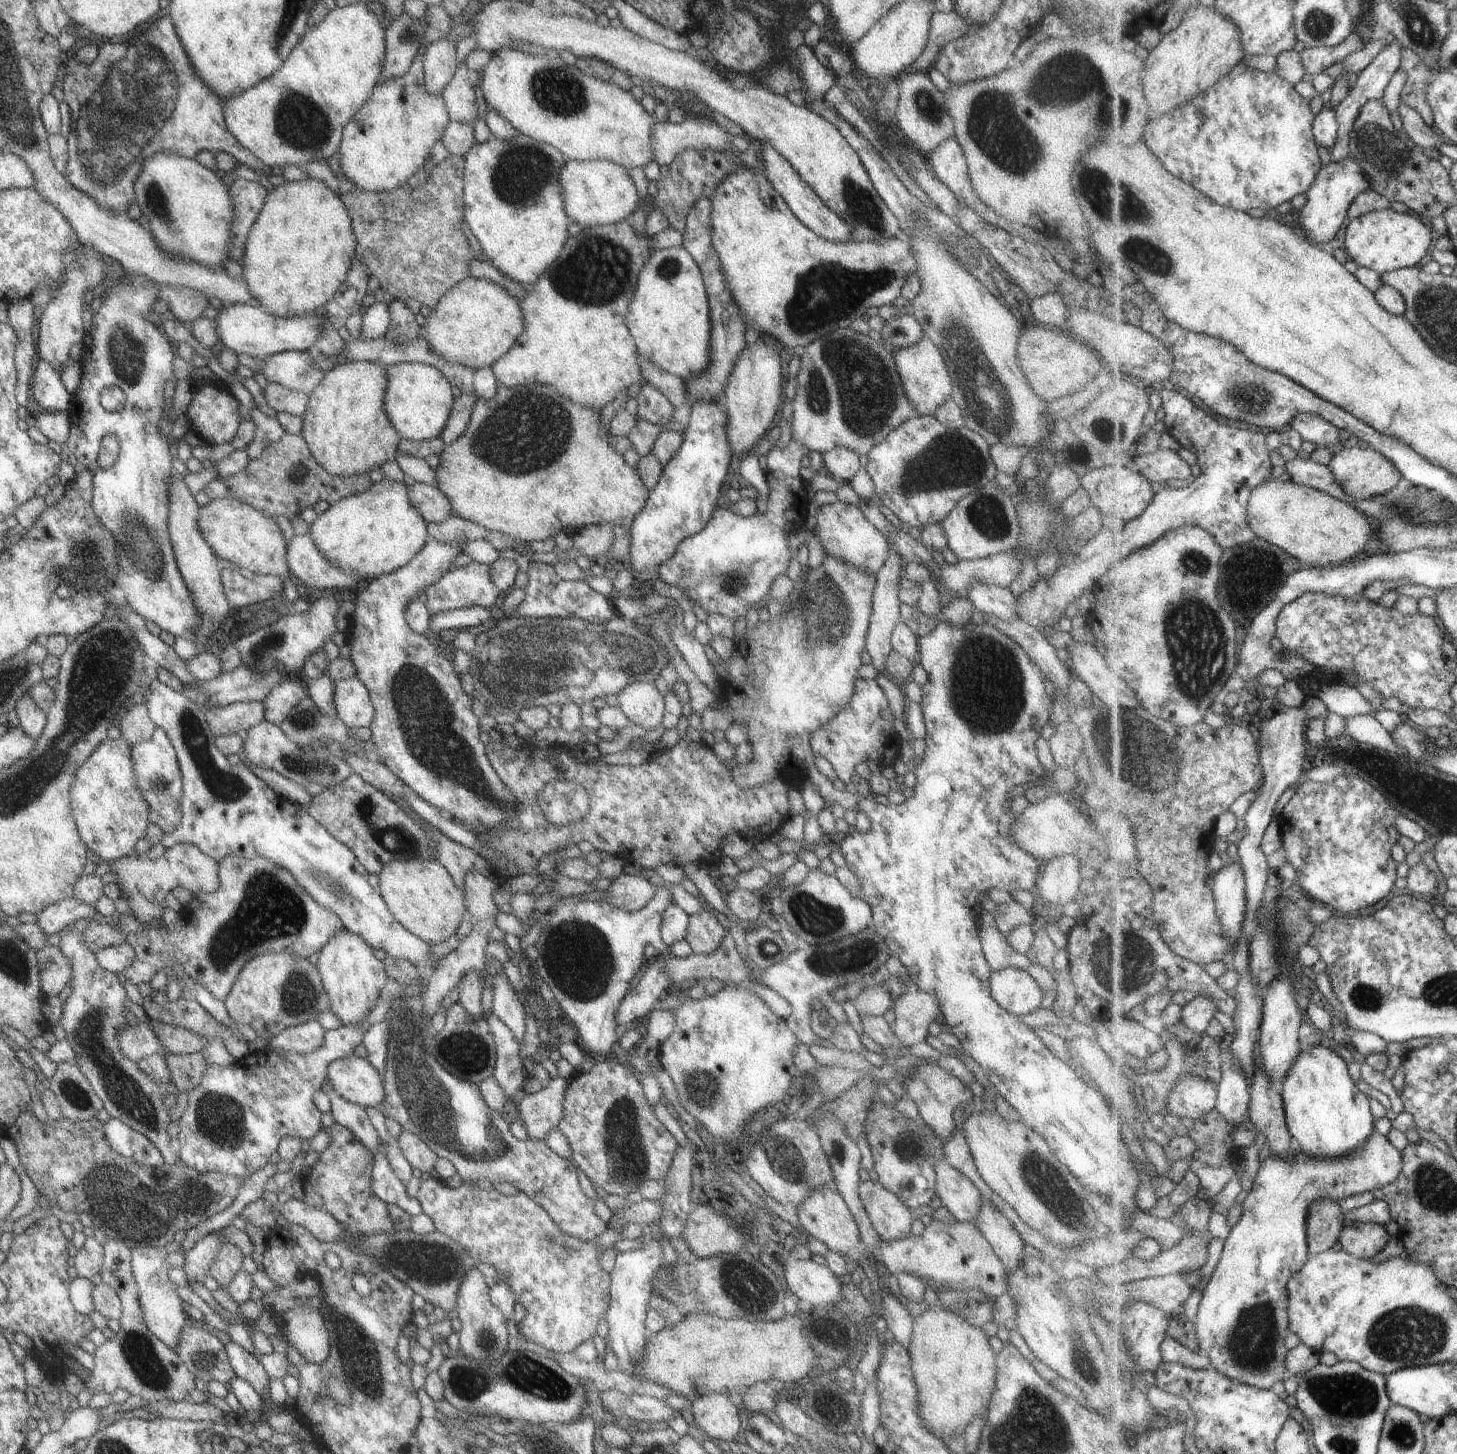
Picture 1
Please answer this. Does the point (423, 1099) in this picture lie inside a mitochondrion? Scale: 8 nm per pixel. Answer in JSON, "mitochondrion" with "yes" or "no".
{"mitochondrion":"yes"}

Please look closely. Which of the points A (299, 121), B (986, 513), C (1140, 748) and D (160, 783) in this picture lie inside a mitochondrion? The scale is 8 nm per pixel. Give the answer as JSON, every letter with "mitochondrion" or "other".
{"A":"mitochondrion","B":"mitochondrion","C":"mitochondrion","D":"mitochondrion"}

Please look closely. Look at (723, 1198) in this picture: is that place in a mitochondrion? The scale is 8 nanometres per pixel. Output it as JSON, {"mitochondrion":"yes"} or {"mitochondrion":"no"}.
{"mitochondrion":"no"}

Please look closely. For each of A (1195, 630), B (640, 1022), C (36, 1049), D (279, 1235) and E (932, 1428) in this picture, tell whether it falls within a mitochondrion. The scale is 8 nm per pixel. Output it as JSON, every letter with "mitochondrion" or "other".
{"A":"mitochondrion","B":"other","C":"other","D":"other","E":"other"}

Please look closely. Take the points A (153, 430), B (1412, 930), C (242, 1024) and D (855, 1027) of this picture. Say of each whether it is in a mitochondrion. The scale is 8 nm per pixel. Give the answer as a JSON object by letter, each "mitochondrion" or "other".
{"A":"other","B":"other","C":"other","D":"other"}

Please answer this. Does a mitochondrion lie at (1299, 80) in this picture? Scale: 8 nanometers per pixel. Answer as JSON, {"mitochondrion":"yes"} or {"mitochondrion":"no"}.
{"mitochondrion":"no"}

